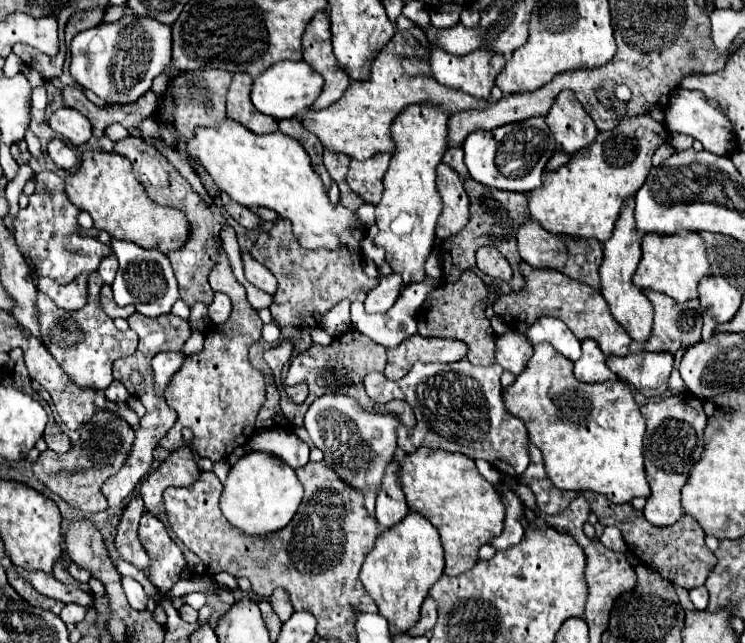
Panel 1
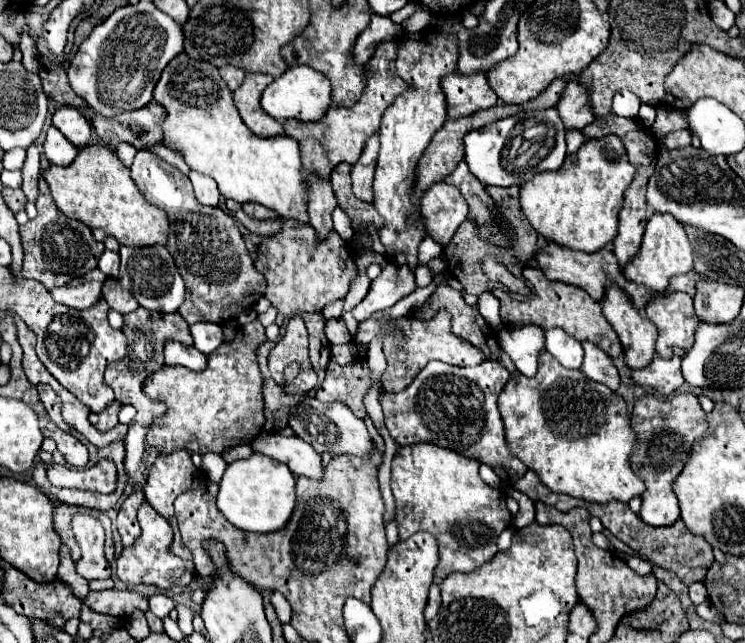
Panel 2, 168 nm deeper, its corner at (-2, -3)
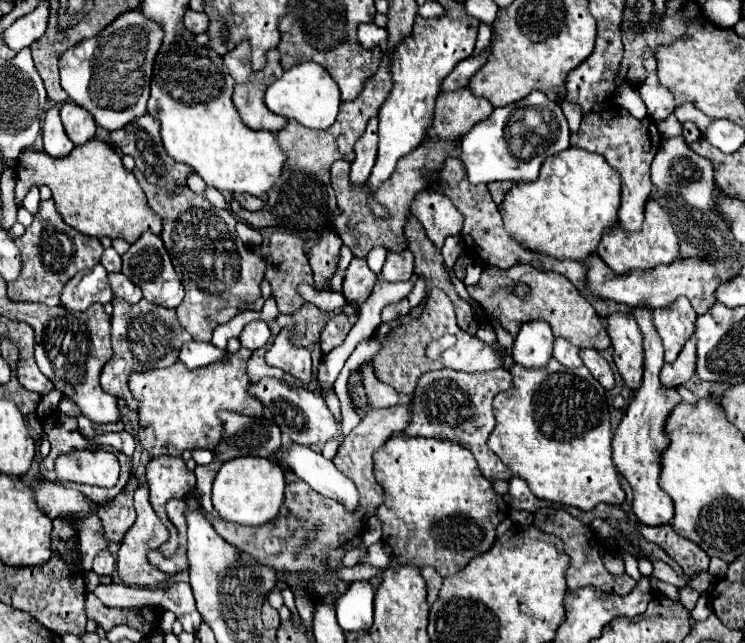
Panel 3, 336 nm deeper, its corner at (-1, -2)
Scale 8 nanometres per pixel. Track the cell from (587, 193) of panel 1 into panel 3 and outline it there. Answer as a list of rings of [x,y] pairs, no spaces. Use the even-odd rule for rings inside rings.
[[[568,148],[548,158],[536,182],[516,184],[504,196],[504,202],[498,206],[504,220],[504,230],[508,230],[508,234],[520,246],[562,260],[586,260],[596,250],[604,228],[616,222],[618,208],[620,208],[620,174],[614,168],[610,168],[600,154],[592,154],[580,148]]]

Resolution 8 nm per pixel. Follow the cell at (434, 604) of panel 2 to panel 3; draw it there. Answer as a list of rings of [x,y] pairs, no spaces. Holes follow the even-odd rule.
[[[430,566],[420,568],[420,574],[424,576],[424,580],[428,584],[428,604],[432,604],[438,598],[438,590],[442,586],[442,576],[436,570],[432,570]]]

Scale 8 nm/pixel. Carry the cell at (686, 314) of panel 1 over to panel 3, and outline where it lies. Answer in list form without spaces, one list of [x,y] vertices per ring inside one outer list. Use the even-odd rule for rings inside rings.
[[[682,296],[674,300],[666,308],[656,308],[652,312],[654,324],[658,328],[658,334],[664,344],[664,360],[674,362],[684,348],[686,340],[694,334],[694,322],[696,322],[696,312],[692,310],[690,302]]]

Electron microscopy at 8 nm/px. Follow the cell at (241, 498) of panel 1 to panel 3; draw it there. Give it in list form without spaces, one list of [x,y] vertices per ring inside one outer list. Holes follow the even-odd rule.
[[[240,456],[224,462],[216,472],[212,482],[212,504],[218,514],[228,522],[244,526],[262,526],[264,522],[270,522],[278,516],[278,510],[284,500],[284,488],[284,470],[270,458]]]

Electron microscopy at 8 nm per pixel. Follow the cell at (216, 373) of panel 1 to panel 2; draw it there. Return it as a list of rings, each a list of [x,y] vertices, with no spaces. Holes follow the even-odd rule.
[[[253,321],[249,325],[243,325],[237,329],[233,341],[223,341],[221,347],[217,347],[211,355],[207,355],[207,369],[201,373],[189,371],[185,367],[163,367],[149,375],[145,379],[145,393],[151,399],[163,401],[167,405],[167,413],[161,419],[155,419],[153,425],[149,427],[147,433],[147,443],[159,453],[173,453],[179,449],[189,449],[197,451],[201,455],[213,451],[213,453],[223,453],[227,447],[241,445],[241,431],[243,431],[243,443],[249,445],[263,429],[265,417],[263,417],[263,399],[261,399],[261,387],[263,387],[263,377],[257,367],[255,351],[257,347],[265,341],[265,327],[259,321]]]

